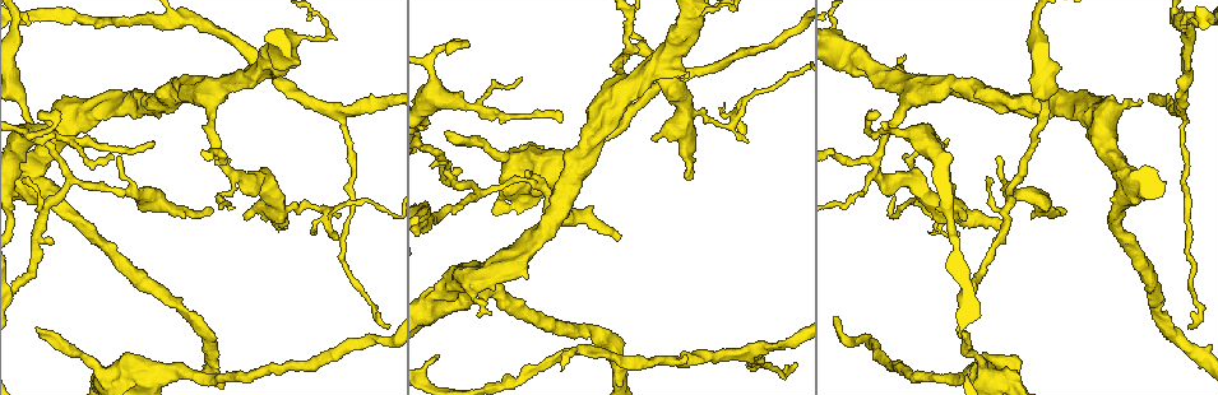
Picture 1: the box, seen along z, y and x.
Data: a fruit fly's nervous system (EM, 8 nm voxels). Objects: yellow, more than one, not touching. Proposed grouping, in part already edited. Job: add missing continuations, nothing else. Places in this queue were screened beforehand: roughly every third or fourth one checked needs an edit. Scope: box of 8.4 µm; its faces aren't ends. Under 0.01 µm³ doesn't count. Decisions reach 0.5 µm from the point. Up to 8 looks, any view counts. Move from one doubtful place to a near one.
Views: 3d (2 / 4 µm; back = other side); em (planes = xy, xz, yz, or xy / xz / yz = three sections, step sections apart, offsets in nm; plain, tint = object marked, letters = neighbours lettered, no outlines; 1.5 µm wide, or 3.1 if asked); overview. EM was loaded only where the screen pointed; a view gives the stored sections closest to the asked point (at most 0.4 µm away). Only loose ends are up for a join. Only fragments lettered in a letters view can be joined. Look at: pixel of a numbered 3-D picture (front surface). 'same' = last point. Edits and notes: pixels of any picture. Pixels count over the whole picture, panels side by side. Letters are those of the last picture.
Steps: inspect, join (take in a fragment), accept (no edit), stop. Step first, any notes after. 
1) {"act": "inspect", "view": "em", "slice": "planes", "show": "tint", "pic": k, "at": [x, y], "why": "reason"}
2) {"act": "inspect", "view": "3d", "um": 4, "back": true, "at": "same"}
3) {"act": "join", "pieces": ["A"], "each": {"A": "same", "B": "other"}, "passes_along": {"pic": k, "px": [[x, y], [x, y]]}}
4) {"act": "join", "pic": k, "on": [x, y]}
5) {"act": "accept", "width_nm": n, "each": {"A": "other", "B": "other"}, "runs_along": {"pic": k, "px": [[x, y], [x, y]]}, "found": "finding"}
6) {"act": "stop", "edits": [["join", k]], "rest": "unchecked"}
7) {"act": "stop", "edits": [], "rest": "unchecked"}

{"act": "inspect", "view": "3d", "um": 4, "pic": 1, "at": [119, 157], "why": "free end"}

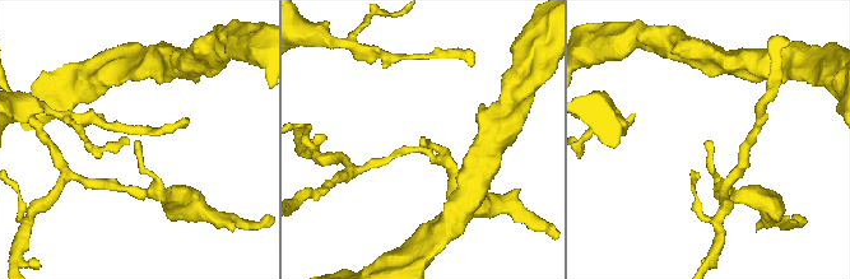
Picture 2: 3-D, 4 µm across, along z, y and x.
{"act": "inspect", "view": "em", "um": 3.1, "slice": "xy", "step": 8, "show": "tint", "pic": 2, "at": [135, 143]}

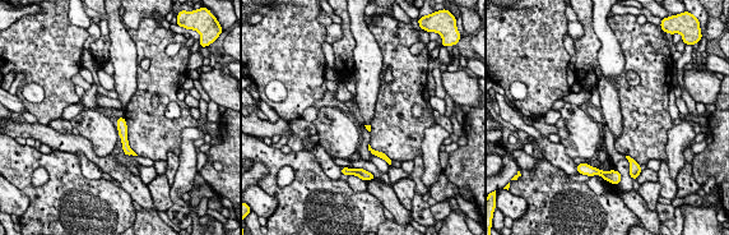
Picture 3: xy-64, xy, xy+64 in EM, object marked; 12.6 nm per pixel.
{"act": "inspect", "view": "em", "um": 3.1, "slice": "planes", "show": "letters", "at": "same"}

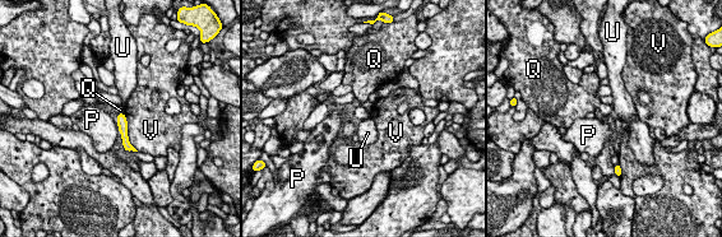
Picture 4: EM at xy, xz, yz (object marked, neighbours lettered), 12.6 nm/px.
{"act": "accept", "each": {"P": "other", "Q": "other", "U": "other", "V": "other"}, "runs_along": {"pic": 4, "px": [[120, 116], [128, 148]]}, "found": "none of them fits"}

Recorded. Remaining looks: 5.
{"act": "inspect", "view": "em", "slice": "planes", "show": "letters", "pic": 1, "at": [207, 208], "why": "branch stops here"}

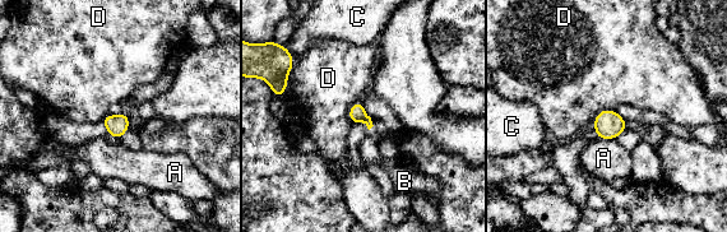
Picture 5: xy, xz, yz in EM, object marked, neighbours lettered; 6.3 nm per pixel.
{"act": "accept", "width_nm": 100, "each": {"A": "other", "B": "other", "C": "other", "D": "other"}, "border": {"pic": 5, "px": [[291, 55], [292, 69], [282, 96]]}, "found": "none of them fits"}

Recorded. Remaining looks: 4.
{"act": "inspect", "view": "3d", "um": 4, "pic": 1, "at": [956, 329], "why": "free end"}

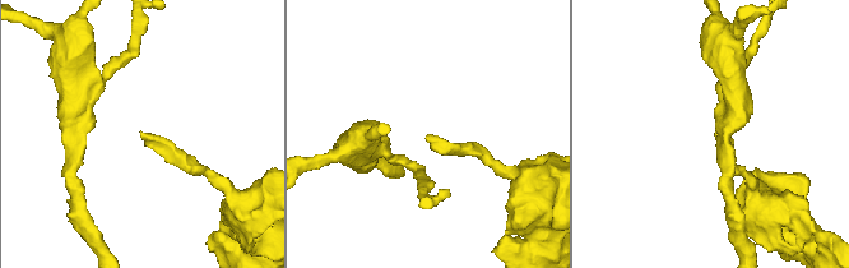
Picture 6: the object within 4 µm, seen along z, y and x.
{"act": "inspect", "view": "em", "slice": "xz", "step": 8, "show": "tint", "pic": 6, "at": [140, 132], "why": "now the EM"}

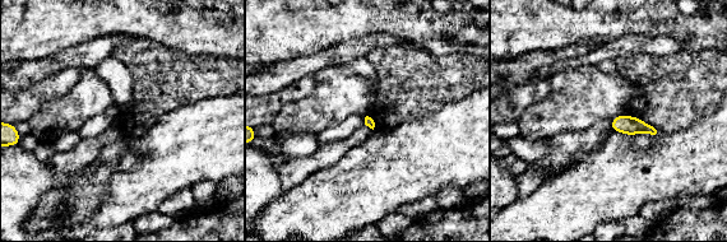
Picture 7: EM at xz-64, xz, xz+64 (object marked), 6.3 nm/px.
{"act": "inspect", "view": "em", "slice": "yz", "step": 8, "show": "letters", "at": "same"}

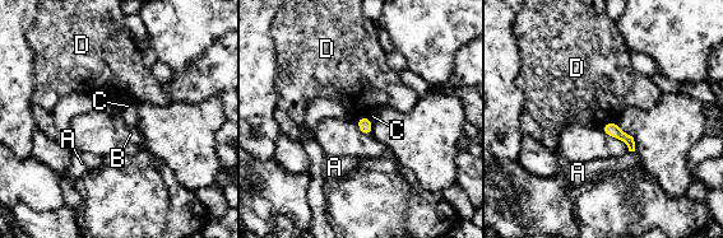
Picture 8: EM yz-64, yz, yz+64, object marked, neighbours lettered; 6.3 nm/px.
{"act": "accept", "longest_contact_nm": ["D", 120], "each": {"A": "other", "B": "other", "C": "other", "D": "other"}, "border": {"pic": 8, "px": [[616, 121], [608, 121], [599, 127]]}, "found": "no lettered fragment goes on from it"}

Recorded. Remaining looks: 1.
{"act": "stop", "edits": [], "rest": "unchecked"}

